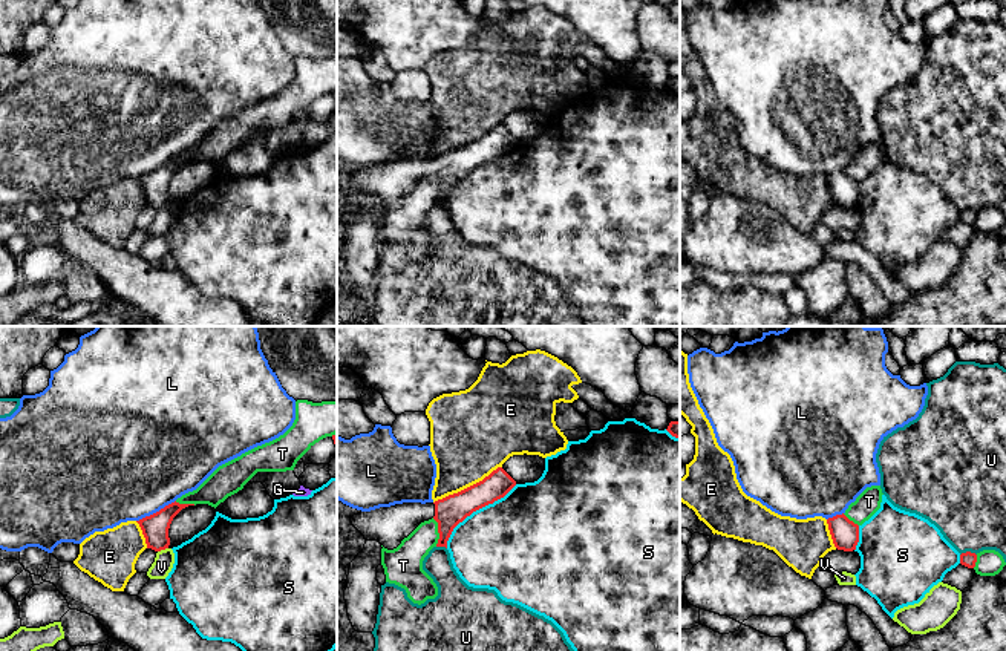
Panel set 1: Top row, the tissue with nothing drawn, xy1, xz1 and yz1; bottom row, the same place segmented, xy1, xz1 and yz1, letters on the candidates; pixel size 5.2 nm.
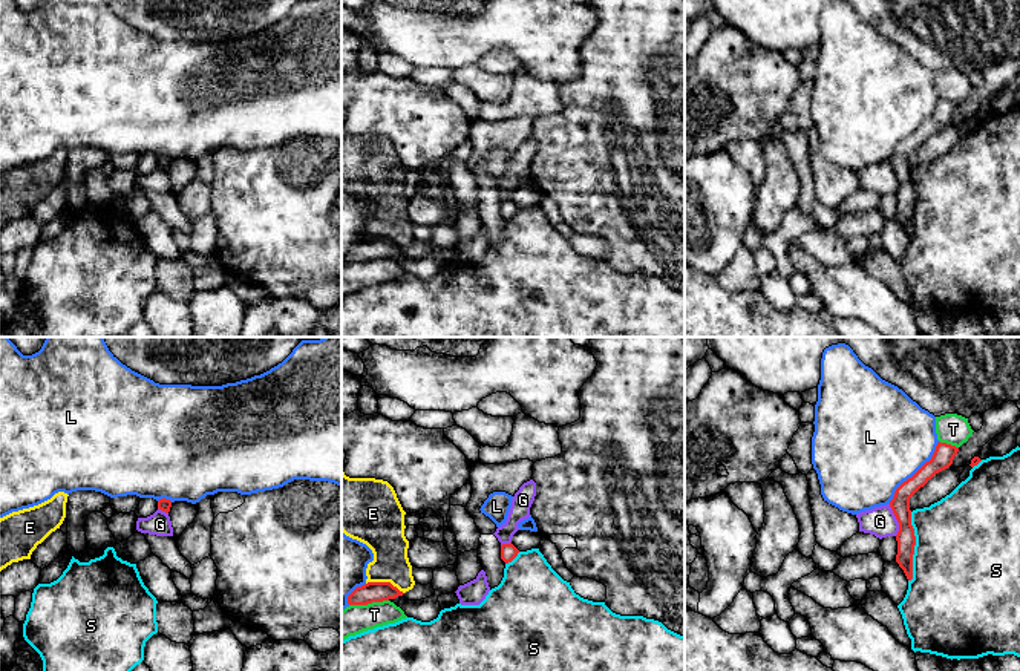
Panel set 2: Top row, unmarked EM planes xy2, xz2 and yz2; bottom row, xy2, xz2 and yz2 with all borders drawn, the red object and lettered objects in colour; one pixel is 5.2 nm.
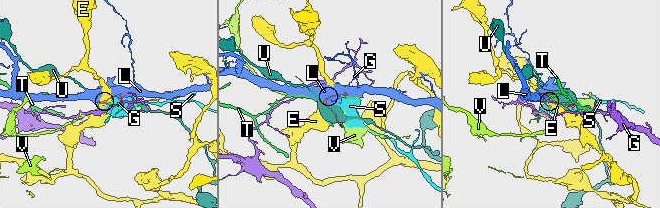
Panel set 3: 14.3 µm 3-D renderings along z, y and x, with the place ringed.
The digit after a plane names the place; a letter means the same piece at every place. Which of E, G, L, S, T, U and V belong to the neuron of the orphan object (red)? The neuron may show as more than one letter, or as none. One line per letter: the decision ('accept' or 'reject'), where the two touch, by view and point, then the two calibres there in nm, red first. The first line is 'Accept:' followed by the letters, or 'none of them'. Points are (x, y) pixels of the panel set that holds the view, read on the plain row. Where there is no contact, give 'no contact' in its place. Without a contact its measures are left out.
Accept: none of them
E: reject; meets red in xz1 at (467, 144); 160 nm thick on the red side, 400 nm on the other
G: reject; meets red in yz2 at (896, 175); 100 nm thick on the red side, 160 nm on the other
L: reject; meets red in yz2 at (916, 129); 110 nm thick on the red side, 500 nm on the other
S: reject; meets red in xz1 at (475, 167); 160 nm thick on the red side, 480 nm on the other
T: reject; meets red in xz2 at (368, 259); 110 nm thick on the red side, 160 nm on the other
U: reject; meets red in yz1 at (968, 209); 80 nm thick on the red side, 400 nm on the other
V: reject; meets red in xy1 at (163, 206); 140 nm thick on the red side, 100 nm on the other

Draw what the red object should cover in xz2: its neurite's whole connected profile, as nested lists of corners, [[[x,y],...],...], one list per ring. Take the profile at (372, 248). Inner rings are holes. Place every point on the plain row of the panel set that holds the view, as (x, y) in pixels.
[[[368,239],[357,244],[349,253],[349,262],[368,262],[372,259],[383,259],[403,253],[404,250],[394,244],[391,239]]]

